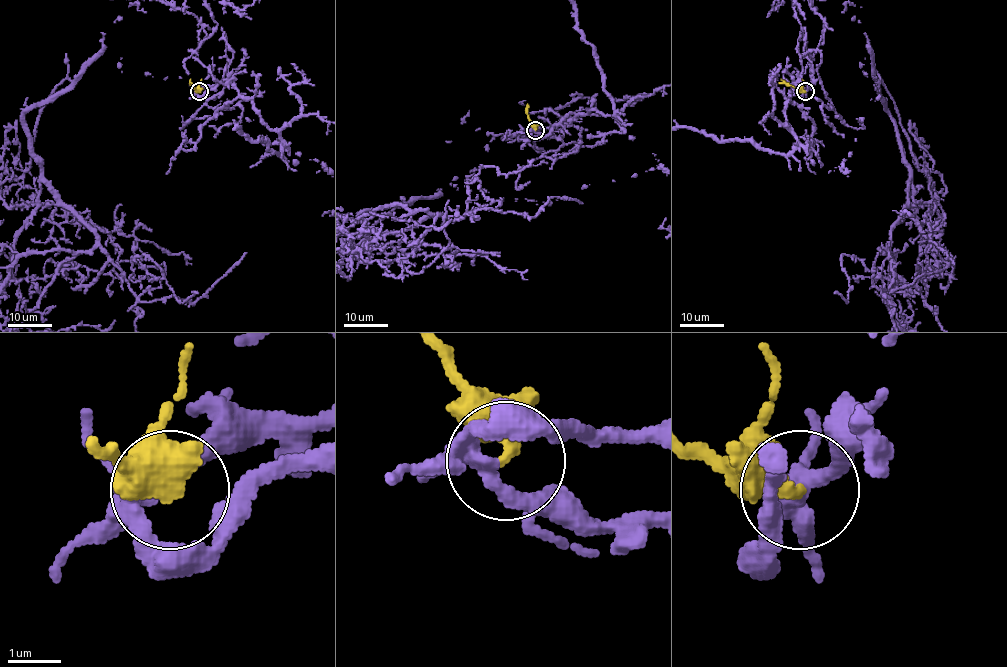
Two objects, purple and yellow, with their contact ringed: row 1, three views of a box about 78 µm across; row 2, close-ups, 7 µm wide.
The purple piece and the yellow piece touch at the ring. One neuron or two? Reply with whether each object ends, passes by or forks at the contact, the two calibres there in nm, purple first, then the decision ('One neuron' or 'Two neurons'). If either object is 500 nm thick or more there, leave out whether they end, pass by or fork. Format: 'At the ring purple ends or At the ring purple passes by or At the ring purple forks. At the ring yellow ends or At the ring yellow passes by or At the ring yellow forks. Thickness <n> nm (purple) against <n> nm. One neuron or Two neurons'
At the ring purple forks. At the ring yellow ends. Thickness 280 nm (purple) against 360 nm. Two neurons

